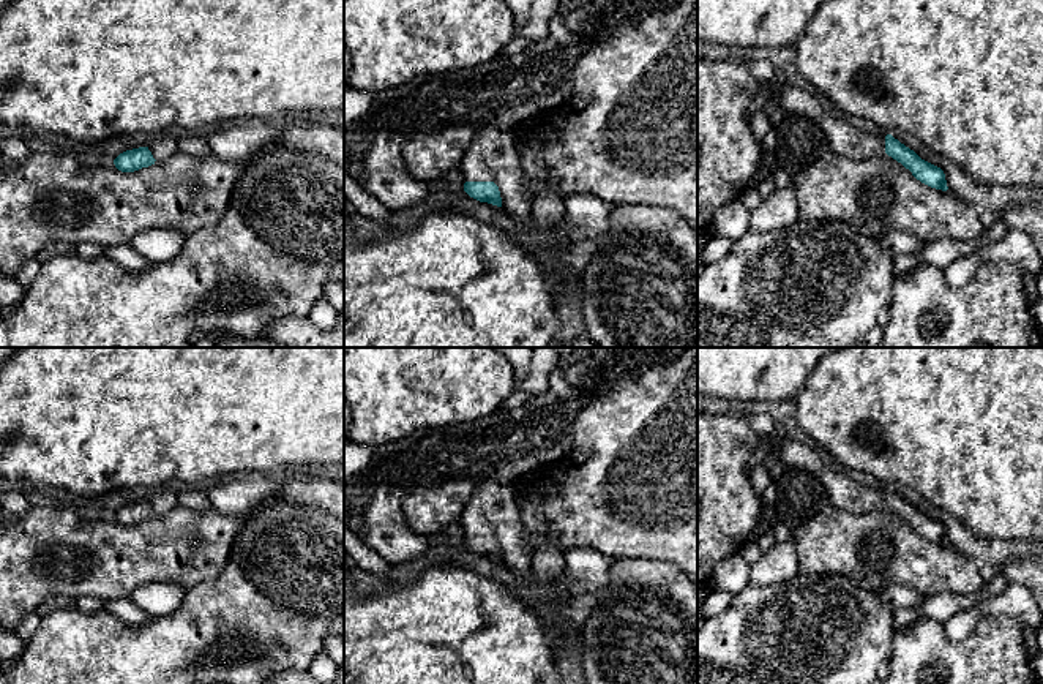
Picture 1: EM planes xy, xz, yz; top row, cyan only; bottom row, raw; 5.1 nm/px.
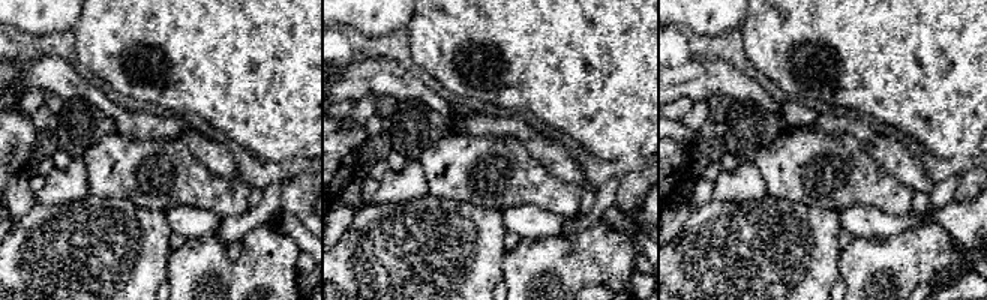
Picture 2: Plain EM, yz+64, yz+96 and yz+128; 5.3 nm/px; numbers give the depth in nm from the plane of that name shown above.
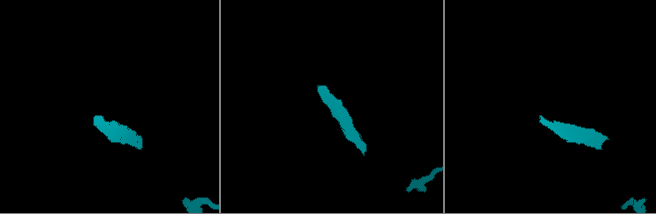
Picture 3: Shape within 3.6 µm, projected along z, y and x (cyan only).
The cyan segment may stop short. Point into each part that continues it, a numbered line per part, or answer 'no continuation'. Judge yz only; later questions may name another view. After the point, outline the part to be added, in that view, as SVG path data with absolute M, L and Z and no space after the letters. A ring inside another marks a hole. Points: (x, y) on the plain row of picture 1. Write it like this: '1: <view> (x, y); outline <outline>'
1: yz (843, 492); outline M795 439L775 442L773 453L786 468L802 468L816 475L830 498L830 504L855 512L868 513L885 507L885 490L876 490L835 471L806 444Z

